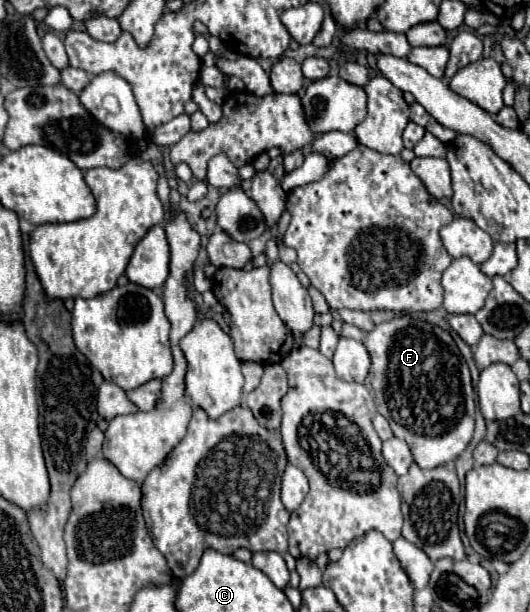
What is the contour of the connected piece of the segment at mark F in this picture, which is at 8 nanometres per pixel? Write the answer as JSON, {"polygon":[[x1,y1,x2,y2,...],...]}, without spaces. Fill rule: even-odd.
{"polygon":[[405,314,389,322,375,324,375,328,369,330,365,338,367,340,363,340,363,344,371,356,371,370,365,380,365,386,375,396,377,412,387,418,393,434,409,444,419,468,435,468,453,462,465,450,473,436,475,398,469,366,451,334,435,324]]}

